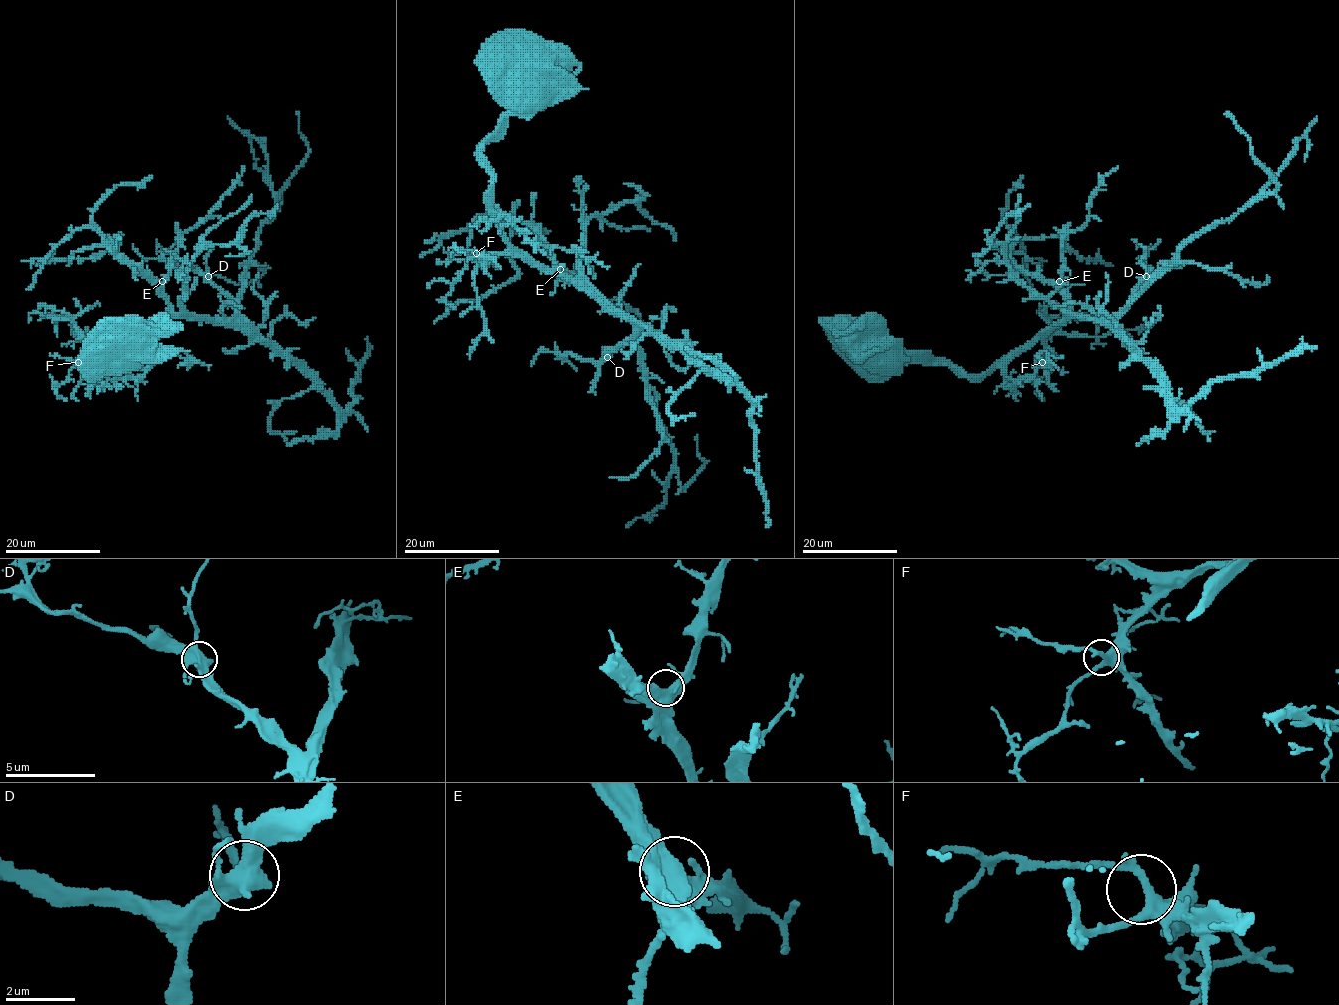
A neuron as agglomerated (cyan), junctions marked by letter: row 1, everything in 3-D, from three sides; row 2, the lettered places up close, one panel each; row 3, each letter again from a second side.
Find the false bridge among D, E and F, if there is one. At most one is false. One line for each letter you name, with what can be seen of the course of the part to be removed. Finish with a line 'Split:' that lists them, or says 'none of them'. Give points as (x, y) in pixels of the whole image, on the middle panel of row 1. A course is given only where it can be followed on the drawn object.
Split: none of them

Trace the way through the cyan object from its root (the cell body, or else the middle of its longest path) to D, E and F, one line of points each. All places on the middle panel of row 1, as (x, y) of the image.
D: (533, 62), (537, 94), (483, 145), (490, 215), (514, 248), (596, 293), (633, 324), (634, 338), (606, 357)
E: (533, 62), (538, 92), (486, 140), (482, 164), (500, 234), (566, 278), (560, 269)
F: (533, 62), (537, 94), (482, 151), (490, 215), (509, 249), (476, 253)

